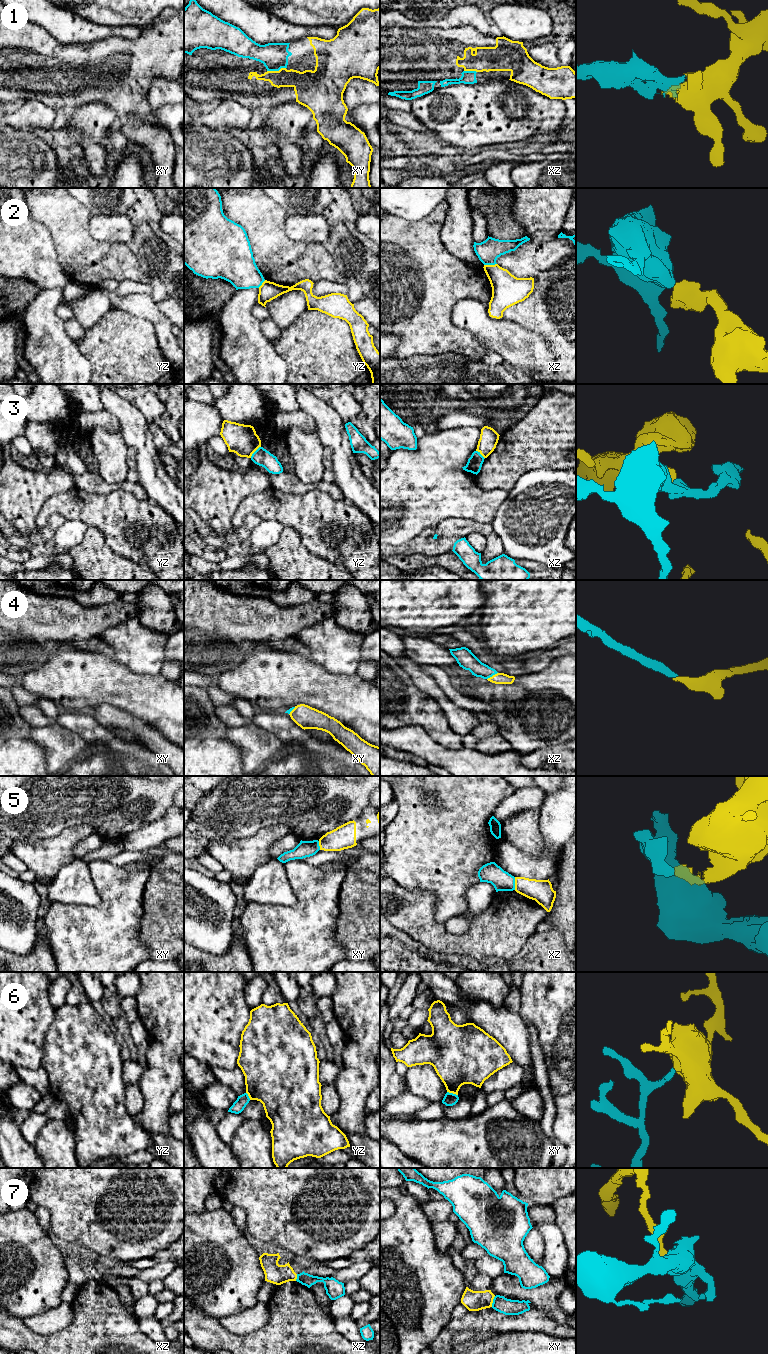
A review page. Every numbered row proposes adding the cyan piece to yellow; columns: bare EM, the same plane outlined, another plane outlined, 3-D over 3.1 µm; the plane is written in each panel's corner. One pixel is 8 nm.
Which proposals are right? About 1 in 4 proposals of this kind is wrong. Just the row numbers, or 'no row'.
1, 4

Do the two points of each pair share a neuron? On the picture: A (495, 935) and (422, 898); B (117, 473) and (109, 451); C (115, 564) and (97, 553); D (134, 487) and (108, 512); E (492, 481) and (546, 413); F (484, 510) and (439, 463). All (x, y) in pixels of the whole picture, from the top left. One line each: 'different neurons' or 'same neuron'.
A: same neuron
B: same neuron
C: same neuron
D: different neurons
E: same neuron
F: same neuron

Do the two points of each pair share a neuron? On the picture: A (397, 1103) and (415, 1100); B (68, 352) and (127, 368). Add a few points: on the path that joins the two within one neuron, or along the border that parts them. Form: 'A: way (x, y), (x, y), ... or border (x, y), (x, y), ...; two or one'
A: way (401, 1103), (411, 1103); one
B: border (77, 344), (80, 352), (89, 361), (92, 373); two

